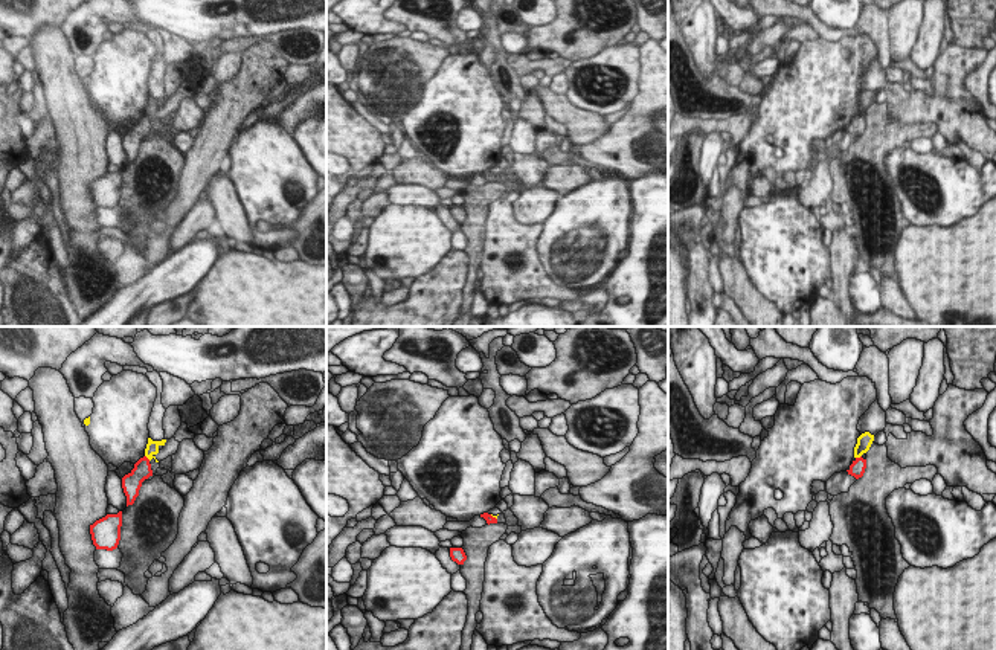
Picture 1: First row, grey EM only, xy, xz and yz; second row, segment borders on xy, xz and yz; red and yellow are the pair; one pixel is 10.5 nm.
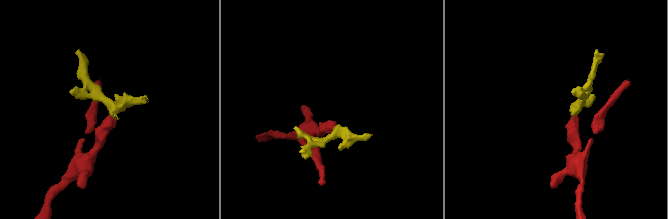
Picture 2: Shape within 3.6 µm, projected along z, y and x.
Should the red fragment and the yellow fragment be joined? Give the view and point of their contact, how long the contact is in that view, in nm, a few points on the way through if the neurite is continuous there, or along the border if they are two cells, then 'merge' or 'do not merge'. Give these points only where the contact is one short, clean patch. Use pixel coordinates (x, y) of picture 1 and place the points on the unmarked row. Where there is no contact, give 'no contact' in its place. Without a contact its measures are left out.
meets red in yz at (857, 116); contact 70 nm long; border along yz (861, 113), (856, 116); do not merge

